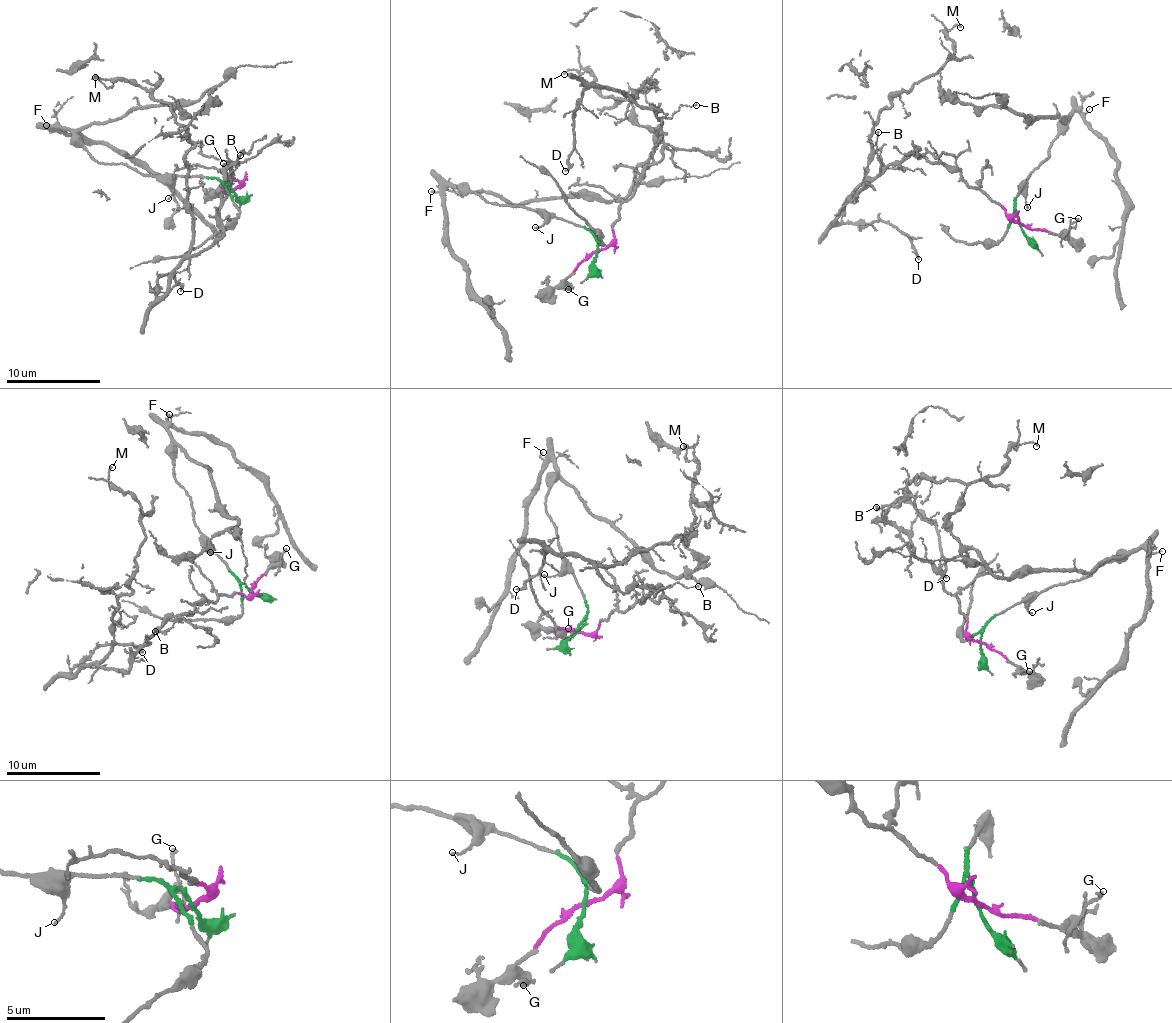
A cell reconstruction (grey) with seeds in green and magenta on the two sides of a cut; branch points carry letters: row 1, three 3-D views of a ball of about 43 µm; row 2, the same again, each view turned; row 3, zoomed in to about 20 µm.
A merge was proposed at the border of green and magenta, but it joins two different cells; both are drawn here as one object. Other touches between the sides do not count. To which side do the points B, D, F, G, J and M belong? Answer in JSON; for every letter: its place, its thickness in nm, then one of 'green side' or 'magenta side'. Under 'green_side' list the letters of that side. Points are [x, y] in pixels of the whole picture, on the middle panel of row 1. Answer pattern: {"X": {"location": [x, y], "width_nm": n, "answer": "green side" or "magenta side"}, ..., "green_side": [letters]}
{"B": {"location": [696, 105], "width_nm": 80, "answer": "magenta side"}, "D": {"location": [565, 171], "width_nm": 180, "answer": "magenta side"}, "F": {"location": [431, 191], "width_nm": 100, "answer": "green side"}, "G": {"location": [568, 289], "width_nm": 180, "answer": "magenta side"}, "J": {"location": [535, 227], "width_nm": 110, "answer": "green side"}, "M": {"location": [564, 74], "width_nm": 140, "answer": "magenta side"}, "green_side": ["F", "J"]}

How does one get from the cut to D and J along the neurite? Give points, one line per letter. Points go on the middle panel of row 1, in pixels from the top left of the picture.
D: (597, 250), (613, 239), (639, 174), (662, 157), (659, 111), (594, 85), (574, 114), (565, 170)
J: (597, 250), (590, 231), (558, 219), (534, 228)

